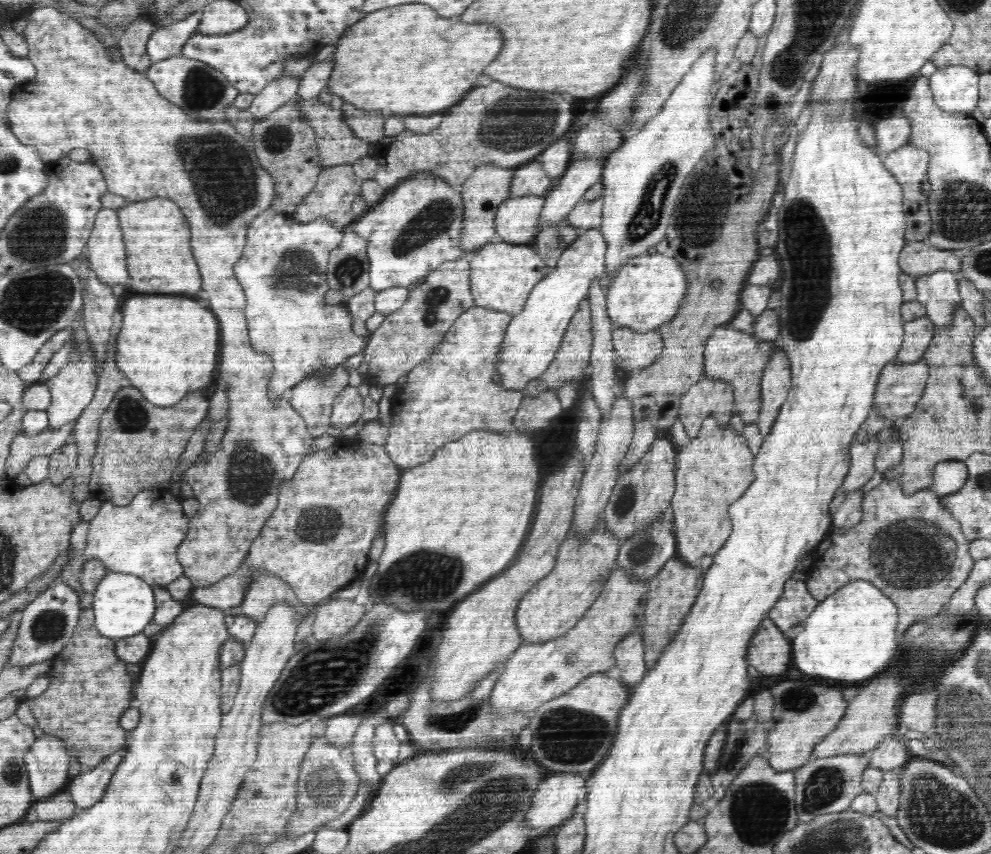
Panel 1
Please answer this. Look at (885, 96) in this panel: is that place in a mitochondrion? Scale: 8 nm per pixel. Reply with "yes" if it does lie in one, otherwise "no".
no

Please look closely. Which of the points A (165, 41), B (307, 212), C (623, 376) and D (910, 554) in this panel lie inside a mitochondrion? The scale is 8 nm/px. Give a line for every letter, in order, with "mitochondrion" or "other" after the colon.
A: other
B: other
C: other
D: mitochondrion

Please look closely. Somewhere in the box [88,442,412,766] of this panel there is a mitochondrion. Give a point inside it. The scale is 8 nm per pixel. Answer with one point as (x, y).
(323, 676)

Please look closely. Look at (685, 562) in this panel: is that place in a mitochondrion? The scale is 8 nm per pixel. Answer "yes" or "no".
no

